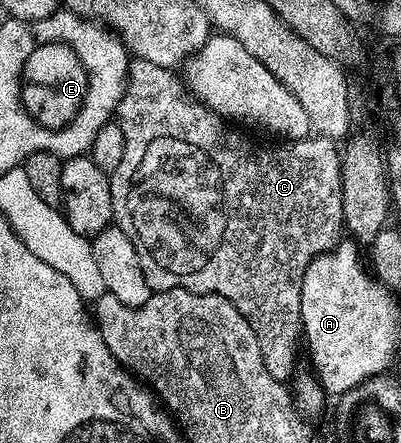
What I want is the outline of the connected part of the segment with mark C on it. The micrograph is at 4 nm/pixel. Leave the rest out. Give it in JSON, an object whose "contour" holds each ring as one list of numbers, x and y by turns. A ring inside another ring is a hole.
{"contour":[[130,58,129,60,129,74,125,81,125,94,122,95,121,100,117,103,117,109,115,112,115,122,117,122,121,128,123,129,123,139,129,139,129,151,123,151,123,161,119,161,119,169,115,169,109,175,109,184,111,185,111,197,117,197,119,201,123,199,123,183,127,185,127,181,129,181,129,177,131,177,131,173,133,173,133,169,137,167,137,163,139,163,139,159,143,159,143,165,145,165,145,169,141,169,141,177,147,177,147,181,145,181,145,189,143,187,139,187,135,193,133,193,133,199,131,199,131,203,133,203,133,211,137,211,137,219,149,219,149,223,137,223,137,229,139,229,139,233,141,233,141,237,145,239,145,243,149,245,147,249,147,253,153,253,153,251,165,251,165,247,161,247,161,243,157,243,157,247,153,247,153,239,165,239,165,235,181,235,181,231,205,231,205,235,193,235,193,239,201,239,201,243,209,243,209,247,217,247,217,243,221,243,221,247,225,247,225,255,217,255,215,257,215,261,219,261,219,265,221,263,235,263,235,265,239,265,239,267,235,267,235,269,225,269,225,271,217,271,217,263,211,263,211,269,215,267,215,271,205,271,198,270,198,272,194,272,194,274,188,275,176,275,175,273,169,271,169,269,164,268,160,264,160,261,156,261,156,258,150,258,150,256,146,254,139,253,137,254,139,257,139,264,141,264,143,273,146,275,146,283,150,286,150,289,153,293,158,291,170,291,171,289,175,289,176,287,182,287,183,289,187,289,188,291,194,291,195,293,199,293,200,295,221,295,227,301,231,301,235,305,235,309,239,309,239,313,243,313,243,317,247,321,247,325,251,325,251,329,255,333,255,337,259,341,259,349,263,353,263,365,267,365,267,373,271,373,271,377,273,379,279,379,282,381,288,380,288,375,293,371,293,358,297,355,297,343,299,347,299,340,302,338,303,332,301,330,301,290,303,289,303,277,305,276,305,271,311,265,311,261,315,258,316,255,321,255,325,251,330,251,331,248,336,247,339,240,343,235,343,228,345,226,345,218,343,217,343,193,341,192,341,156,339,154,339,147,334,140,326,139,324,137,310,137,308,139,294,139,292,141,282,142,280,145,282,147,272,147,271,144,265,143,252,143,251,140,248,139,245,135,240,135,238,128,236,126,230,125,226,120,222,119,220,115,217,115,212,111,209,107,205,106,203,103,199,103,194,101,184,82,180,78,177,79,172,70,170,68,164,67,163,65,155,65,151,61,143,61,142,59],[161,215,173,215,173,219,165,219,165,223,161,223],[169,223,181,223,181,231,169,231]]}

